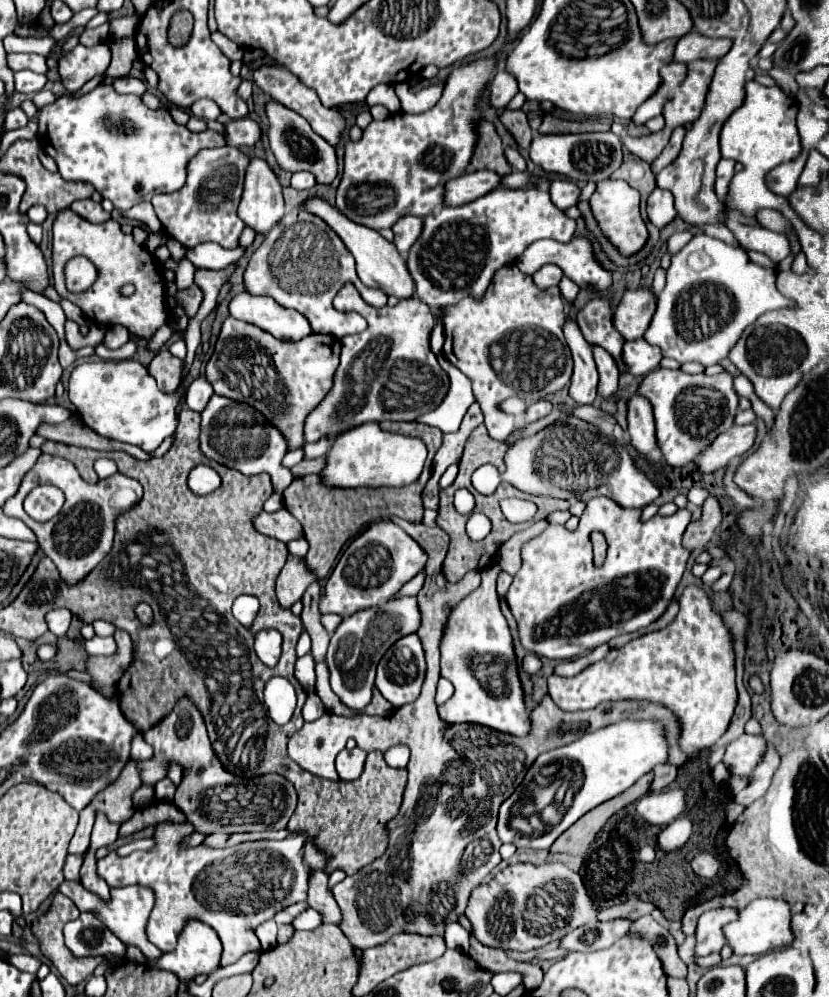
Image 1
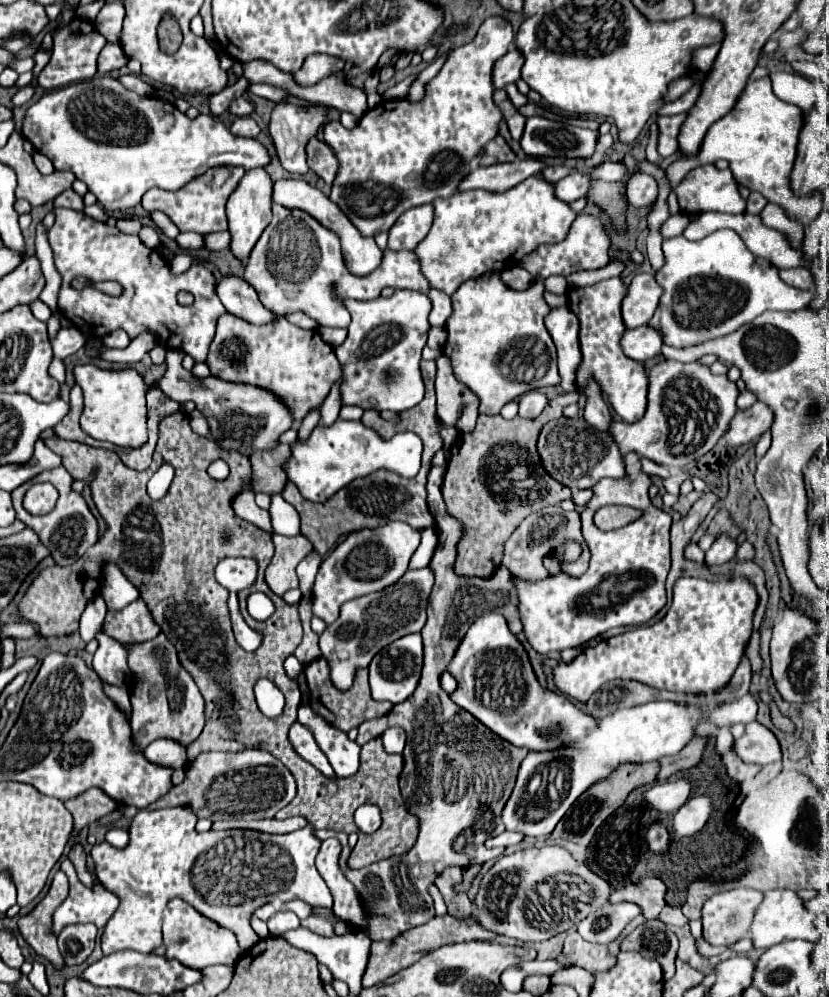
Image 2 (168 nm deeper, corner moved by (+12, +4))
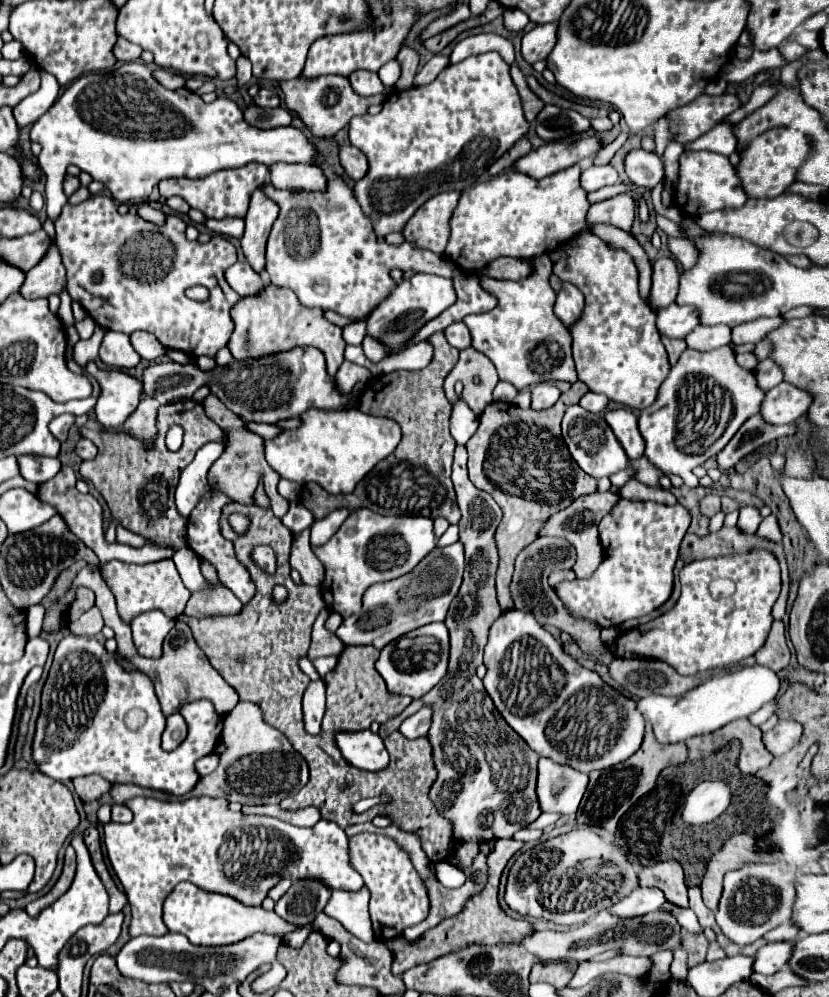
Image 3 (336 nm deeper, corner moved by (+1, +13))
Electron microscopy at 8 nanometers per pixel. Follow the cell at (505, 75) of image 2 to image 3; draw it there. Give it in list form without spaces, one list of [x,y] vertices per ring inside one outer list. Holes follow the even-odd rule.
[[[539,24],[533,30],[525,32],[521,40],[523,60],[529,64],[535,64],[537,60],[545,60],[557,40],[555,36],[557,36],[557,24]]]

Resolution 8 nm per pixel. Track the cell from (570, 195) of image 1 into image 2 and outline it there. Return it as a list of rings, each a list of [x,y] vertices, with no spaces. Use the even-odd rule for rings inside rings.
[[[572,173],[568,177],[564,177],[562,181],[558,181],[554,185],[556,189],[556,197],[570,203],[570,201],[576,201],[580,197],[586,197],[588,189],[590,189],[590,177],[584,175],[584,173]]]

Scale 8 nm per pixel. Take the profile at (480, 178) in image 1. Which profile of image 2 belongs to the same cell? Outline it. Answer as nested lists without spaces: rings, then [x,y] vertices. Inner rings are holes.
[[[516,159],[512,163],[498,163],[492,167],[478,167],[466,181],[460,183],[460,191],[468,189],[486,189],[486,191],[506,191],[516,187],[528,177],[534,177],[546,169],[542,159]]]

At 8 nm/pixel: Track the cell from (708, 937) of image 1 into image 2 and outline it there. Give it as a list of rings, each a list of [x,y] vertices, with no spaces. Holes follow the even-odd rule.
[[[750,887],[714,893],[702,909],[704,939],[712,945],[732,947],[750,933],[754,909],[762,903],[764,893]]]

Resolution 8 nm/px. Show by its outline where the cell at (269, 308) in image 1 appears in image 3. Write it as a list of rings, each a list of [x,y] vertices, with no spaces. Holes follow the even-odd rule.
[[[235,262],[227,272],[225,278],[229,282],[229,286],[239,294],[239,296],[257,296],[261,294],[261,290],[267,286],[261,278],[261,274],[257,274],[247,262]]]

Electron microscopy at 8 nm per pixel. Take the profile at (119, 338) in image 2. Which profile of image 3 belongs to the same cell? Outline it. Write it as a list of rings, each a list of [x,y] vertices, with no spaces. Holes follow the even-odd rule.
[[[141,330],[131,334],[131,344],[139,352],[139,356],[145,358],[145,360],[155,360],[155,358],[159,358],[159,356],[163,356],[167,352],[163,348],[163,344],[153,334],[141,332]]]

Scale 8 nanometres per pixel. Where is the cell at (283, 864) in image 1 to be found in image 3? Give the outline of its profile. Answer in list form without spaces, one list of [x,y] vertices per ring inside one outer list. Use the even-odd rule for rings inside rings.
[[[133,798],[125,804],[131,812],[133,812],[133,822],[129,824],[115,824],[115,822],[109,822],[105,824],[105,846],[107,846],[107,856],[109,856],[109,862],[119,878],[119,882],[123,884],[125,888],[125,894],[127,894],[127,900],[129,900],[129,906],[131,906],[131,924],[129,924],[129,936],[135,938],[135,936],[141,936],[141,934],[147,934],[147,936],[163,936],[167,930],[163,918],[161,918],[161,908],[163,908],[163,902],[165,898],[171,894],[171,890],[179,884],[179,882],[193,882],[197,884],[201,890],[207,890],[207,892],[217,892],[217,894],[225,894],[225,896],[231,896],[235,900],[239,900],[241,904],[245,906],[261,906],[261,902],[265,900],[267,892],[281,880],[281,878],[289,878],[291,882],[295,880],[317,880],[321,884],[325,884],[329,890],[347,890],[347,892],[357,892],[363,888],[361,884],[361,876],[357,876],[357,872],[353,872],[353,868],[349,868],[349,858],[347,858],[347,834],[343,832],[343,828],[339,828],[335,822],[329,822],[329,820],[319,820],[315,826],[309,826],[309,828],[299,828],[299,826],[293,826],[293,824],[287,824],[283,820],[277,820],[277,818],[271,818],[271,816],[245,816],[241,812],[229,812],[227,810],[227,800],[225,798],[187,798],[187,800],[177,800],[177,802],[163,802],[163,800],[155,800],[155,798]]]

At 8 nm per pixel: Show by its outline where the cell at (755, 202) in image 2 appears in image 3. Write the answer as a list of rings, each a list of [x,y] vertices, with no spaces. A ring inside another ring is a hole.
[[[775,128],[757,136],[745,152],[741,152],[741,162],[737,166],[737,174],[743,182],[747,196],[751,198],[775,198],[785,192],[787,186],[795,182],[797,168],[809,156],[809,140],[805,136],[789,130],[789,128]]]

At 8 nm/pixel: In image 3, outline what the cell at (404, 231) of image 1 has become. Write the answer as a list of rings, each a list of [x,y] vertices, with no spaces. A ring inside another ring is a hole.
[[[443,192],[429,198],[405,224],[405,240],[443,254],[449,238],[449,216],[457,206],[457,200],[459,192]]]

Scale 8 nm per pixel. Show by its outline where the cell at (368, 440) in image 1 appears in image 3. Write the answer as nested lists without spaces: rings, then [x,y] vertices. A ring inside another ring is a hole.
[[[357,408],[351,410],[309,410],[307,414],[301,416],[303,424],[297,430],[285,430],[273,440],[265,440],[265,458],[271,464],[273,470],[279,472],[281,478],[293,480],[297,484],[305,482],[317,482],[325,492],[329,494],[349,494],[357,486],[357,482],[375,468],[375,464],[383,458],[387,458],[399,444],[401,440],[401,430],[399,424],[391,418],[377,418],[363,414]]]

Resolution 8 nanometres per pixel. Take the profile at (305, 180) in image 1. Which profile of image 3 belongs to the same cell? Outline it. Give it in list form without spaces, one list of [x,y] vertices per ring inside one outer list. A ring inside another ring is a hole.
[[[319,76],[317,80],[287,80],[281,82],[281,90],[285,94],[285,106],[293,114],[301,118],[301,122],[309,128],[309,132],[317,138],[331,138],[335,136],[343,126],[349,124],[349,120],[357,114],[365,114],[369,104],[381,104],[385,100],[385,94],[377,94],[371,98],[361,100],[351,88],[349,80],[345,76]]]

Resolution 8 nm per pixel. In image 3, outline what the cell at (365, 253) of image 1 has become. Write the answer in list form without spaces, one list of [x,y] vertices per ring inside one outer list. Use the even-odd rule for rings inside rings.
[[[275,164],[271,168],[269,180],[279,190],[305,190],[305,192],[327,190],[327,178],[323,170],[311,164]]]

